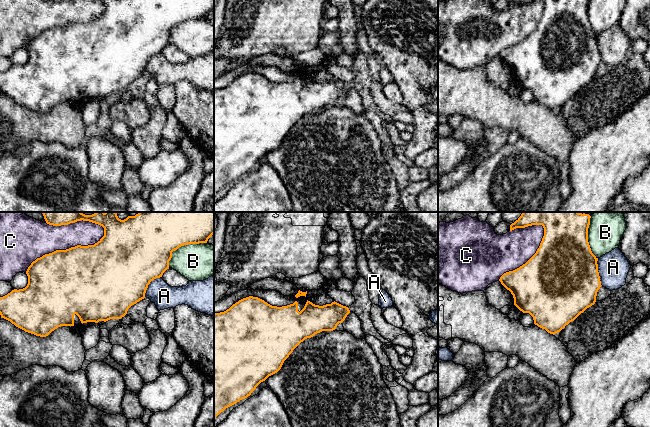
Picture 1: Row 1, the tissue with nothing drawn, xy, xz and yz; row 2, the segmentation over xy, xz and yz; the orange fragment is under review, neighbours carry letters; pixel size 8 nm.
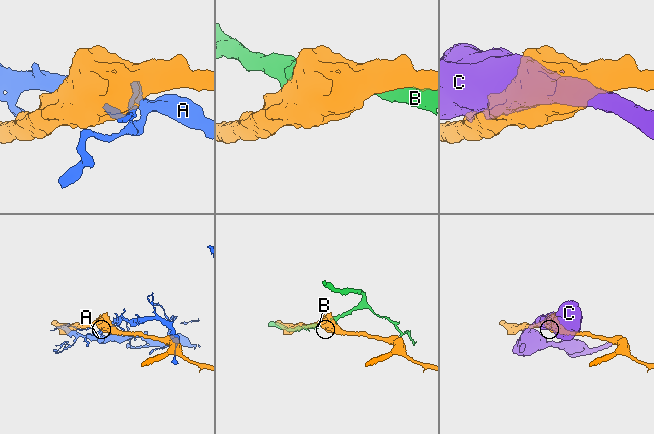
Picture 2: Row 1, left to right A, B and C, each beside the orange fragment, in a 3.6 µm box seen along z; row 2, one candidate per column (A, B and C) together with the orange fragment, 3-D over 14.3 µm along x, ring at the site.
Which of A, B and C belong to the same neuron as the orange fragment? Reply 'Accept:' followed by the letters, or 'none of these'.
Accept: none of these

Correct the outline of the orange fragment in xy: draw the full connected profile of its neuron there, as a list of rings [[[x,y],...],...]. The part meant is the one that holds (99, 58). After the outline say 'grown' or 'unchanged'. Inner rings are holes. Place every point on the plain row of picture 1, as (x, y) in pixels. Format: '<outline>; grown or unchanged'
[[[98,0],[104,4],[104,12],[94,21],[77,21],[66,26],[56,26],[37,34],[28,43],[26,50],[28,60],[23,65],[14,65],[7,71],[0,73],[0,91],[25,108],[40,113],[48,112],[52,107],[61,102],[74,102],[79,104],[83,99],[99,97],[108,97],[110,95],[121,95],[127,90],[128,85],[145,74],[148,61],[156,54],[162,53],[163,49],[169,45],[169,37],[172,34],[172,28],[179,23],[188,20],[207,19],[208,15],[214,10],[214,0]]]; grown

